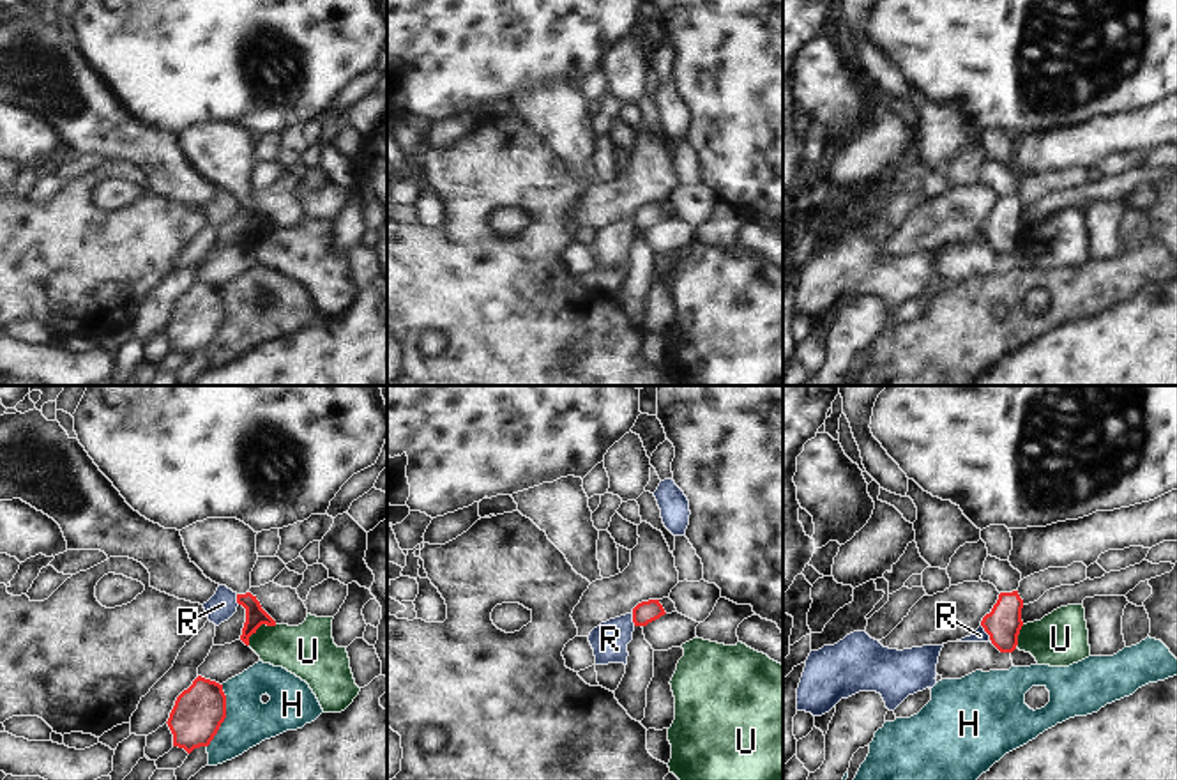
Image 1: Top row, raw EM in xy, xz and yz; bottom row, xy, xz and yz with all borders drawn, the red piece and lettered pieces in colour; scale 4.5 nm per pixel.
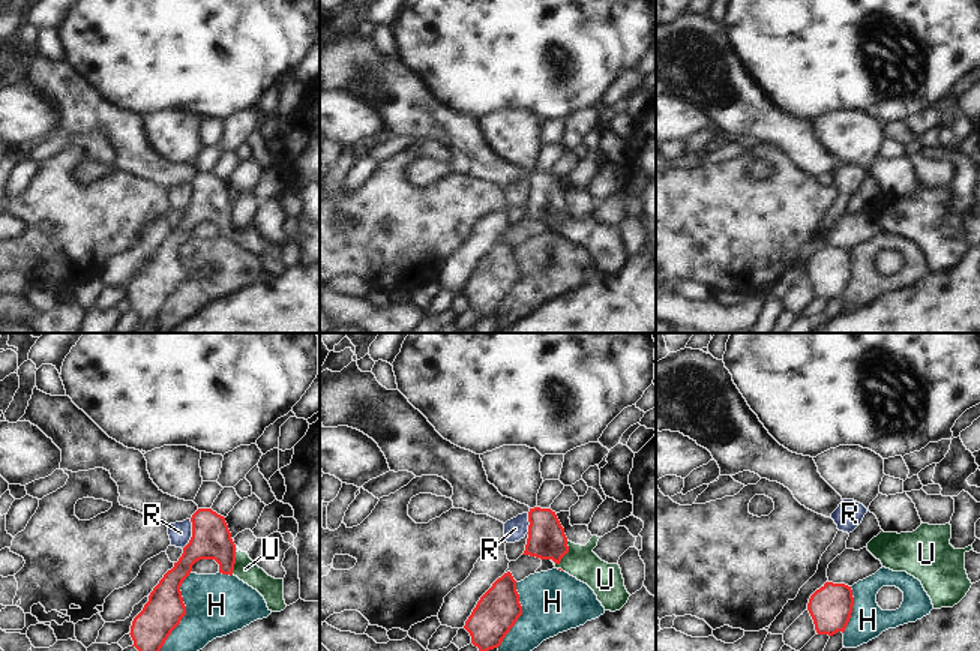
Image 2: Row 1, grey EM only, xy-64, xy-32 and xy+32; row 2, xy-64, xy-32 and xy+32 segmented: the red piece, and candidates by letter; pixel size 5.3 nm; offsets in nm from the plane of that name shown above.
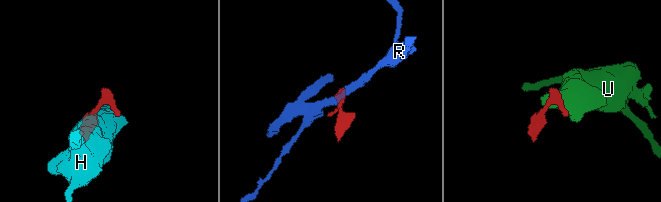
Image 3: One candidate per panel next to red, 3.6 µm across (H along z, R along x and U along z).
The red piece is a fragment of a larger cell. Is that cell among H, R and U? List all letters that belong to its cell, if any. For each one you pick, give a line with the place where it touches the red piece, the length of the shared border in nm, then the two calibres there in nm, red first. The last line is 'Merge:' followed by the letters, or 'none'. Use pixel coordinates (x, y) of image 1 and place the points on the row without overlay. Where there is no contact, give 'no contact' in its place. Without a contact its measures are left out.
Merge: none

